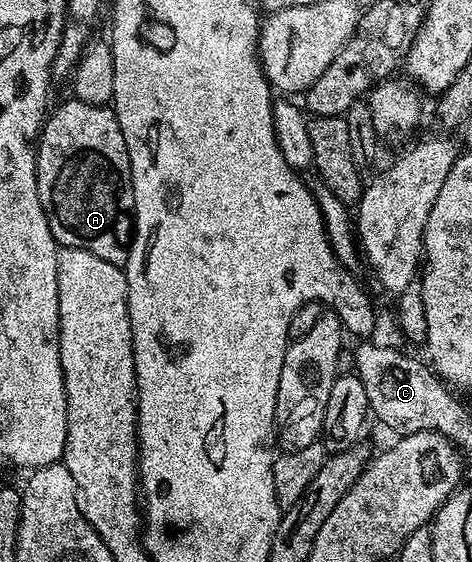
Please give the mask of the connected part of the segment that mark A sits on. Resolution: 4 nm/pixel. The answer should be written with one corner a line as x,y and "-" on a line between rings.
77,99
69,100
64,102
63,105
56,106
55,109
53,106
52,112
47,116
42,132
36,142
38,150
38,194
40,195
40,203
46,212
48,227
52,227
52,235
59,246
92,251
94,255
100,255
100,259
108,259
108,263
125,266
130,254
130,243
134,236
134,184
130,178
130,160
124,143
124,135
120,131
118,116
114,114
113,108
106,105
93,105
90,102

